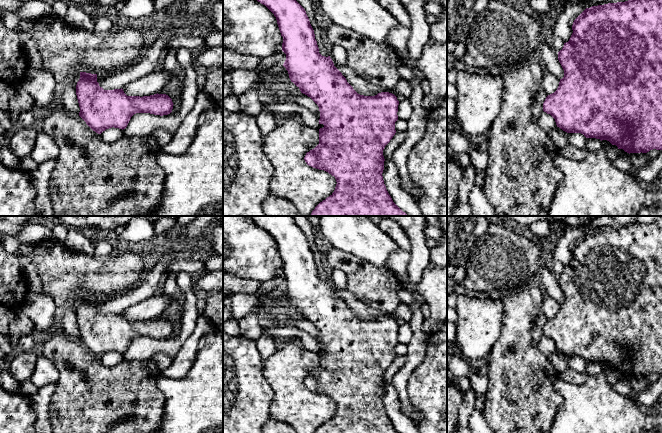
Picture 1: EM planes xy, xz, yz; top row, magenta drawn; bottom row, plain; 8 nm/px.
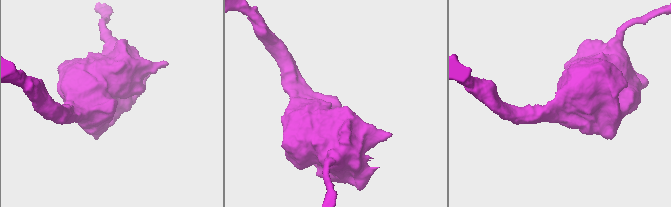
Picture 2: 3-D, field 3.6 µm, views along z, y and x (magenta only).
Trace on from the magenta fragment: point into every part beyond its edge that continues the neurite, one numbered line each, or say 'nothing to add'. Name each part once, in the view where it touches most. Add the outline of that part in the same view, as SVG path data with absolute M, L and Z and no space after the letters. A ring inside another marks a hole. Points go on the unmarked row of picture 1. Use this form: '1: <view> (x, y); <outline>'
nothing to add

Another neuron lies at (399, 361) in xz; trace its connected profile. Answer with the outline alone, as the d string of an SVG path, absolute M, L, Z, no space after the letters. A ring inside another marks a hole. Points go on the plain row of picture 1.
M407 355L396 356L390 366L385 370L383 374L383 380L385 384L392 384L393 377L399 372L399 370L405 365L407 361Z

